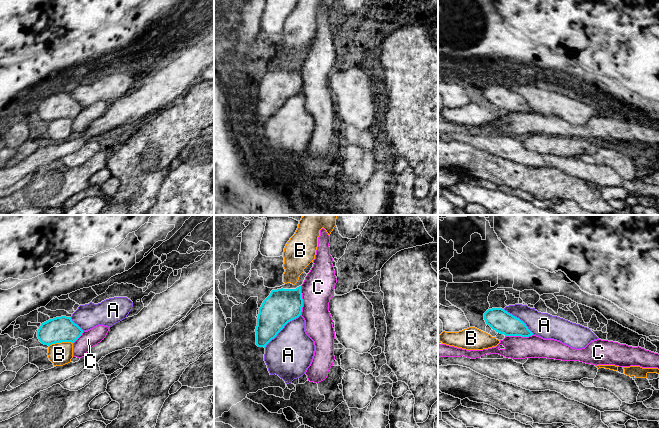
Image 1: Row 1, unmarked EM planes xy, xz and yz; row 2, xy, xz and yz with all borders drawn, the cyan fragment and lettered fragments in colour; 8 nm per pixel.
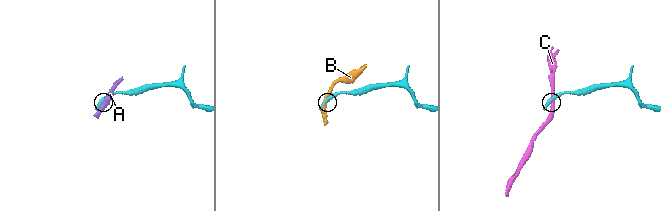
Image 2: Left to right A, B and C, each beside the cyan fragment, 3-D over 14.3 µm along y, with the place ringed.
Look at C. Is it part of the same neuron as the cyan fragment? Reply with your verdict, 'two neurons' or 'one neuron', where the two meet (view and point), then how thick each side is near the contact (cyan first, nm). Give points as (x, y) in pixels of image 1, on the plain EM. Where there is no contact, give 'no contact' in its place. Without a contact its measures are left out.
two neurons; meets cyan in xz at (302, 76); 280 nm thick on the cyan side, 260 nm on the other

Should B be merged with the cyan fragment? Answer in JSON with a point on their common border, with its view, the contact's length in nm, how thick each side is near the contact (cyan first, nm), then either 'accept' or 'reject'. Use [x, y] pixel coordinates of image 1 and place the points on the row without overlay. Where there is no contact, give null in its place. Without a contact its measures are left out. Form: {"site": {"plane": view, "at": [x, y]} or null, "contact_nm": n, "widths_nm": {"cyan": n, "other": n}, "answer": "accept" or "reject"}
{"site": {"plane": "xy", "at": [60, 118]}, "contact_nm": 190, "widths_nm": {"cyan": 200, "other": 180}, "answer": "reject"}

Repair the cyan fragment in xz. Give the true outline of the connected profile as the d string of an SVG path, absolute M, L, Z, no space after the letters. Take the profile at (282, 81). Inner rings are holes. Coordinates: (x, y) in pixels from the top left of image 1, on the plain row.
M301 62L296 65L272 66L259 84L256 121L266 123L284 102L301 91L303 75Z

